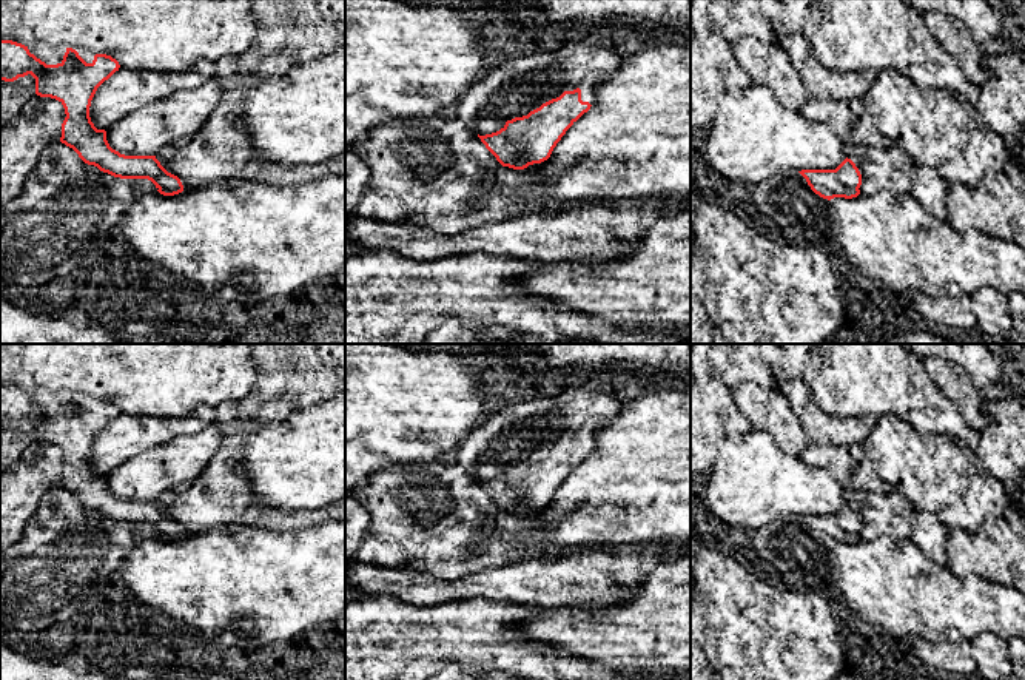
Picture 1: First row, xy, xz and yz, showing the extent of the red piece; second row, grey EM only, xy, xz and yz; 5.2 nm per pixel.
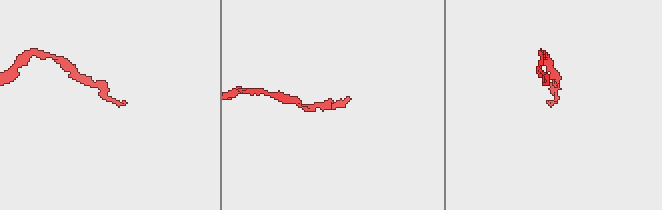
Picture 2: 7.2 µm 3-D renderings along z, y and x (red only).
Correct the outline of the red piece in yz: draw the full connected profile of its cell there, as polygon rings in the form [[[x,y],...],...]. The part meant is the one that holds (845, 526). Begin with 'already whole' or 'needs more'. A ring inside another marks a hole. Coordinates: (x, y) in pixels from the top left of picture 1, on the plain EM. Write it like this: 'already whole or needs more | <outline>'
needs more | [[[846,503],[835,515],[785,517],[771,521],[754,530],[754,544],[777,581],[820,592],[820,583],[829,580],[829,546],[834,543],[857,543],[860,530],[862,520],[855,509]]]

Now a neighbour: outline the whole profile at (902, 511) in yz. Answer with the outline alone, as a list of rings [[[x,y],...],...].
[[[843,492],[862,520],[860,538],[909,538],[914,507],[899,493]]]

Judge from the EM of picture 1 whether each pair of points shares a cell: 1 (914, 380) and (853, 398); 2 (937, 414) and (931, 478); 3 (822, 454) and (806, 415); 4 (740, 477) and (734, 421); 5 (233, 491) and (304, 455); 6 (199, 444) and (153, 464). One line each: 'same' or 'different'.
1: same
2: different
3: different
4: different
5: different
6: same

